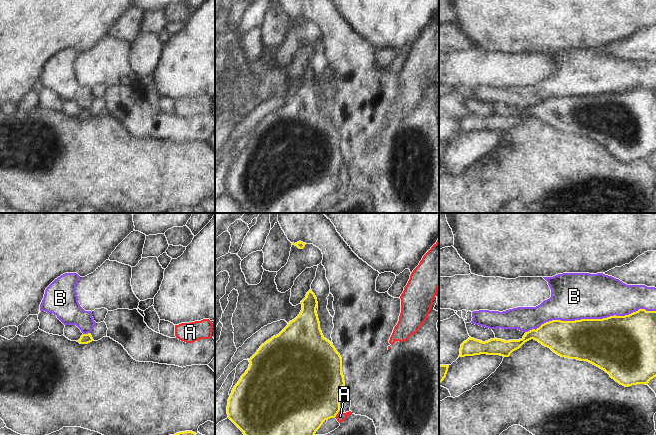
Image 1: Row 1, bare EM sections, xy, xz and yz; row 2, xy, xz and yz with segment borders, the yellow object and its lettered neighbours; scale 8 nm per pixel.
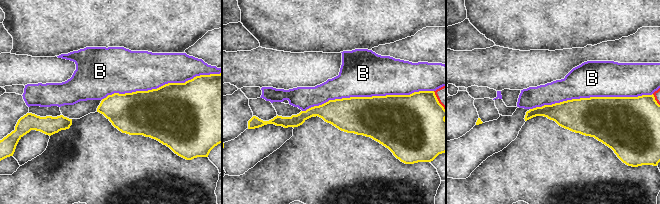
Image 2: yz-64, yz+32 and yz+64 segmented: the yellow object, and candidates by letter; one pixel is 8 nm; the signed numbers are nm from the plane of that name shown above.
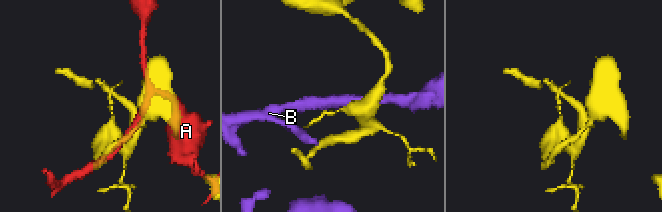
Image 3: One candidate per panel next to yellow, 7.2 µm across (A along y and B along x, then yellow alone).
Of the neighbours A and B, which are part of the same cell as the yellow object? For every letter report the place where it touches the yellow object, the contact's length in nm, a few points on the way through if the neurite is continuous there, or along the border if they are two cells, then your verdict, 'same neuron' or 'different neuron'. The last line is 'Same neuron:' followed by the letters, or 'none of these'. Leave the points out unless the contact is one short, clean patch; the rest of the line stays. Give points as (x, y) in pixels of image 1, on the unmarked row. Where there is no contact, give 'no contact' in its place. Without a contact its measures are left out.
A: contact xz (337, 189); length 80 nm; different neuron
B: contact yz (590, 95); length 1050 nm; different neuron
Same neuron: none of these

